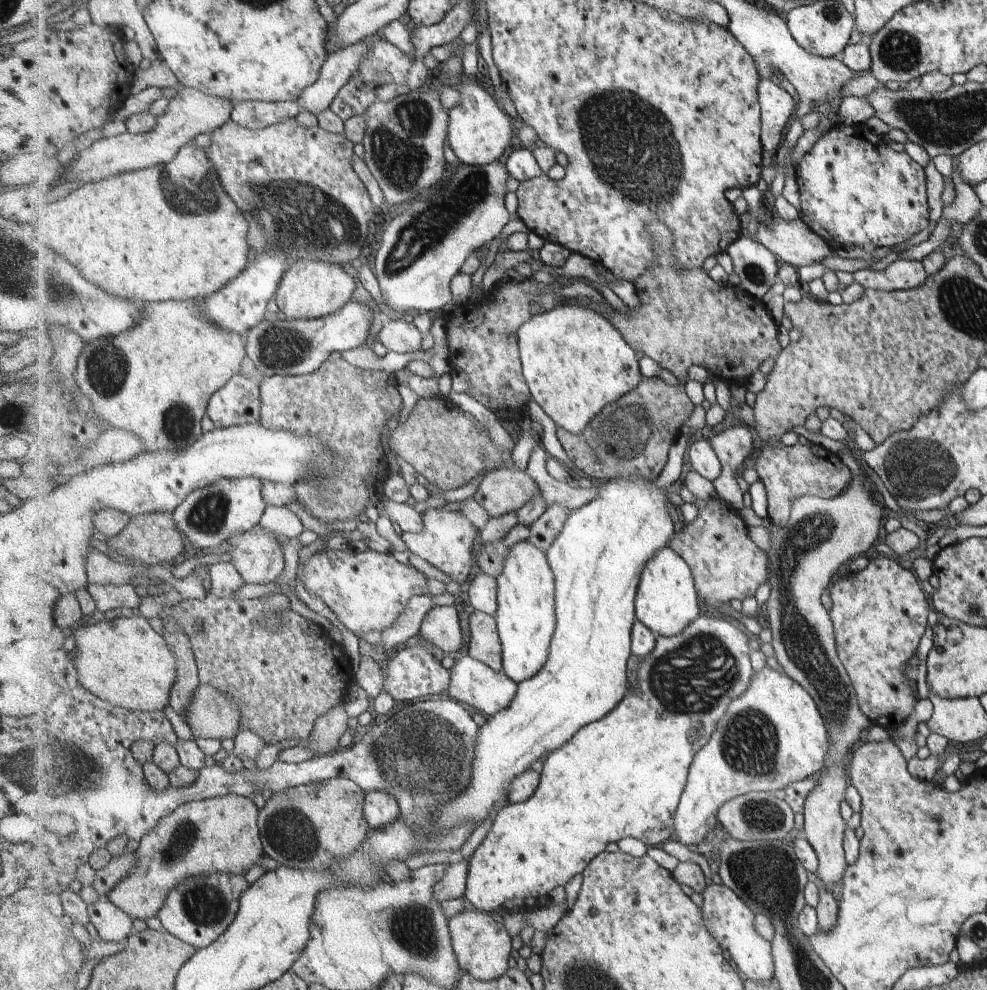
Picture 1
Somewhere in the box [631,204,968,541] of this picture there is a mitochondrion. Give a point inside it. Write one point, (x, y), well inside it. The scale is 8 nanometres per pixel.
(919, 466)

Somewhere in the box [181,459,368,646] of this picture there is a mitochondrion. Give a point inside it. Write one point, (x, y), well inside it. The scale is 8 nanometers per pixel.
(205, 519)

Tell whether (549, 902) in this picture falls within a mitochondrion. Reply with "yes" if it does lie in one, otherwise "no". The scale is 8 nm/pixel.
no

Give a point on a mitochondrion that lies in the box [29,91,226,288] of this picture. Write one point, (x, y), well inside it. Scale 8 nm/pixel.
(201, 205)

